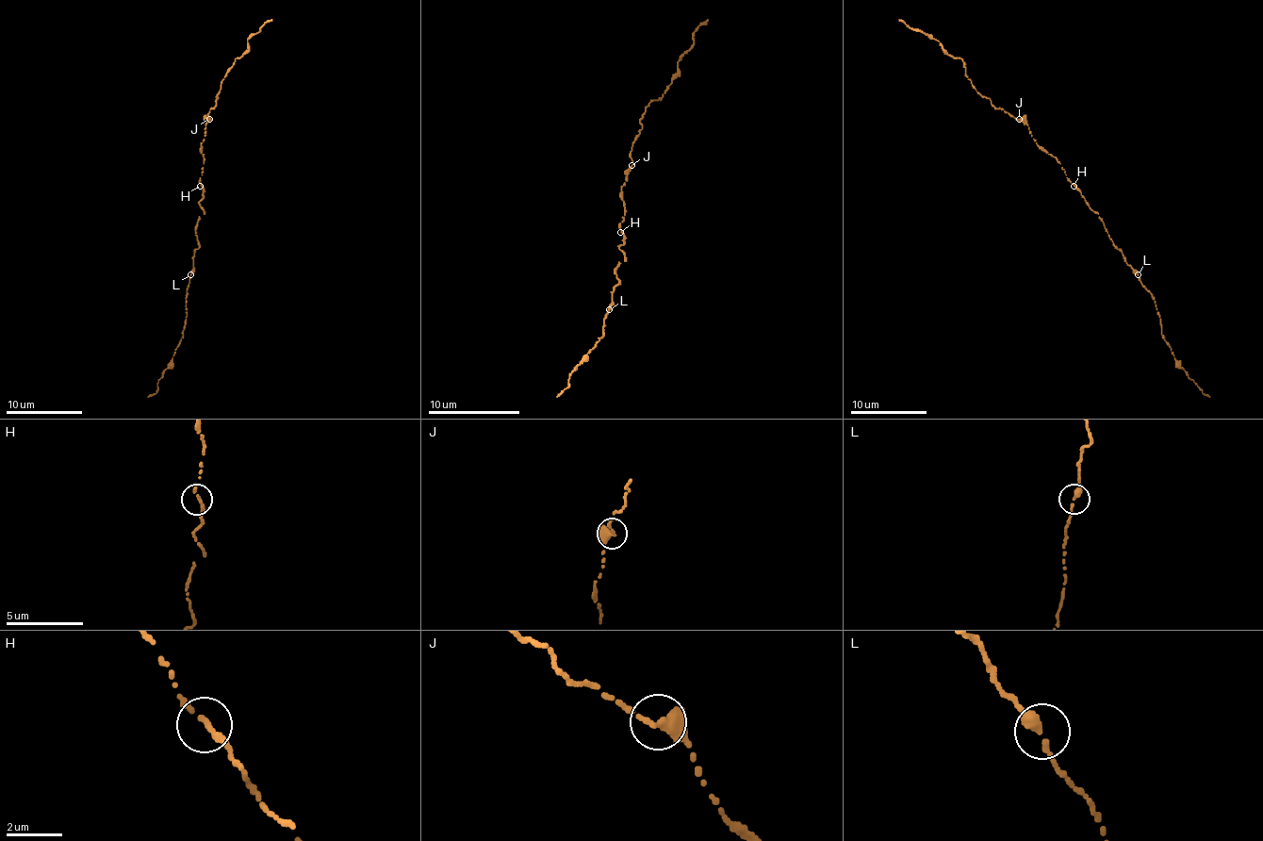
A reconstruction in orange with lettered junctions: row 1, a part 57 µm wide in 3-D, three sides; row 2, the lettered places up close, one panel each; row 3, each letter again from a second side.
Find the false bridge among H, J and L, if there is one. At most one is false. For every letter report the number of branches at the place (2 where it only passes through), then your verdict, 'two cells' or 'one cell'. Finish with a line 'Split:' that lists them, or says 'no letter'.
H: branches 1; one cell
J: branches 2; one cell
L: branches 2; one cell
Split: no letter

